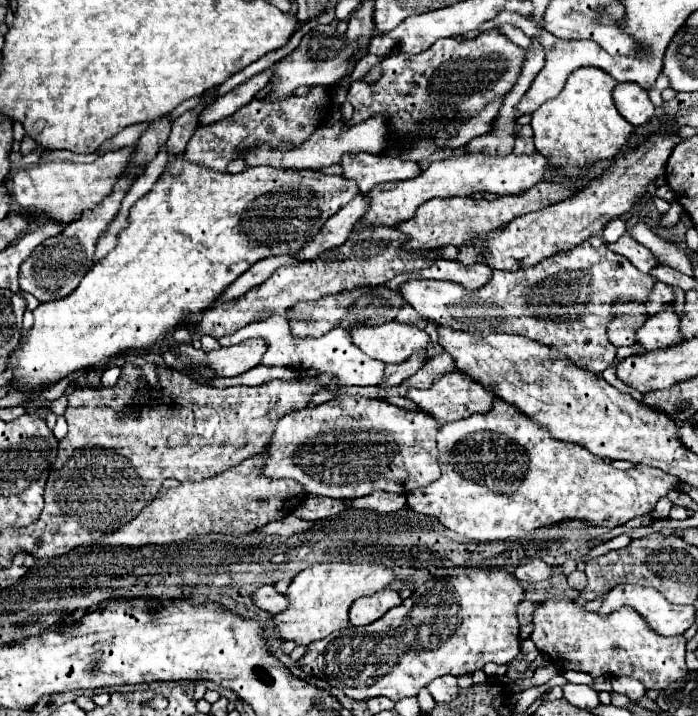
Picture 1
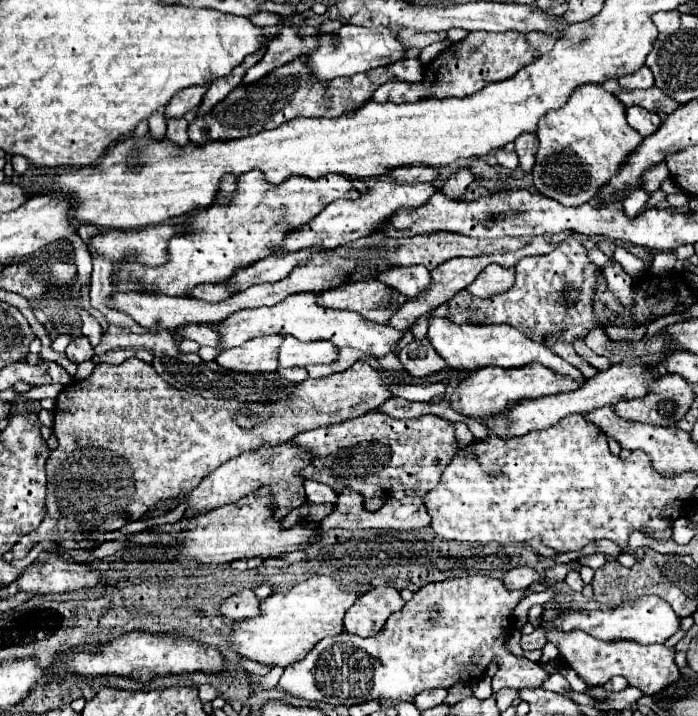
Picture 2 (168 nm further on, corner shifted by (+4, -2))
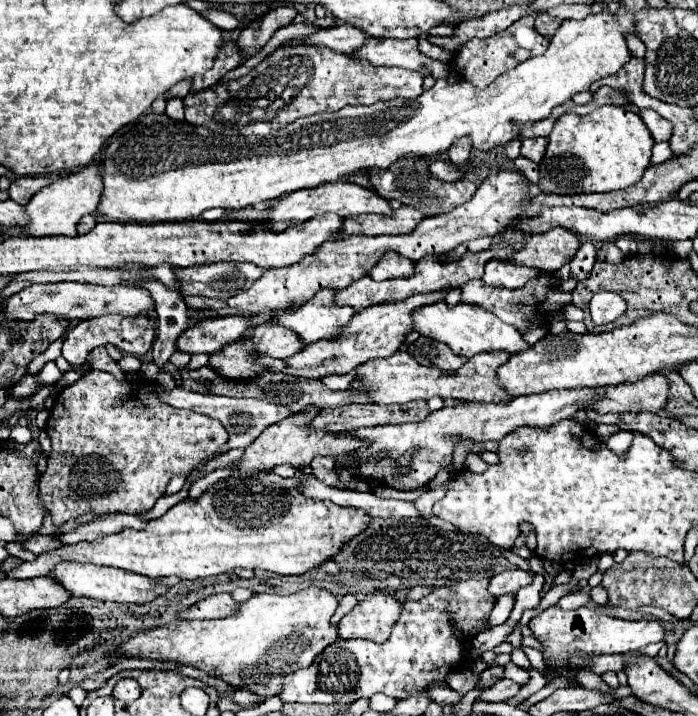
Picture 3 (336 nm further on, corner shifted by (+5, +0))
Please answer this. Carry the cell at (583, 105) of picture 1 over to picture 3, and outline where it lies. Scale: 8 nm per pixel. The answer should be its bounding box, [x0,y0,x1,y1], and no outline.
[539,104,653,194]

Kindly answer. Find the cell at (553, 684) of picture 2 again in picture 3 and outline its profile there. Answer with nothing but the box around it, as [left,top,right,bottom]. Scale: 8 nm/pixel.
[505,662,531,686]

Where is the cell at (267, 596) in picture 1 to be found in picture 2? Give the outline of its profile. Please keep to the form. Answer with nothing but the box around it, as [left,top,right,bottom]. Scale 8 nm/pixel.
[218,590,260,620]

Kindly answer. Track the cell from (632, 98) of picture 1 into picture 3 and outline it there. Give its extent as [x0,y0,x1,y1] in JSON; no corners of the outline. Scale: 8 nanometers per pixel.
[639,110,673,142]

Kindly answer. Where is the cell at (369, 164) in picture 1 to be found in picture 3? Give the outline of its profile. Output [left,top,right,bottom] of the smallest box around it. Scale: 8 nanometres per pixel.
[429,160,463,182]

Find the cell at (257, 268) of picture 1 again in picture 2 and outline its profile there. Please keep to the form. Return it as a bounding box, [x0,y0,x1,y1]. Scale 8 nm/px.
[188,284,230,302]

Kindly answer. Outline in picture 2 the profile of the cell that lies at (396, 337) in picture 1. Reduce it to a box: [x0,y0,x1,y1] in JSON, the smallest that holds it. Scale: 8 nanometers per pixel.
[214,292,402,356]

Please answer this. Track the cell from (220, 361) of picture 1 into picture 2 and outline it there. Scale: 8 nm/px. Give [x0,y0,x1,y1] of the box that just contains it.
[216,336,282,372]

